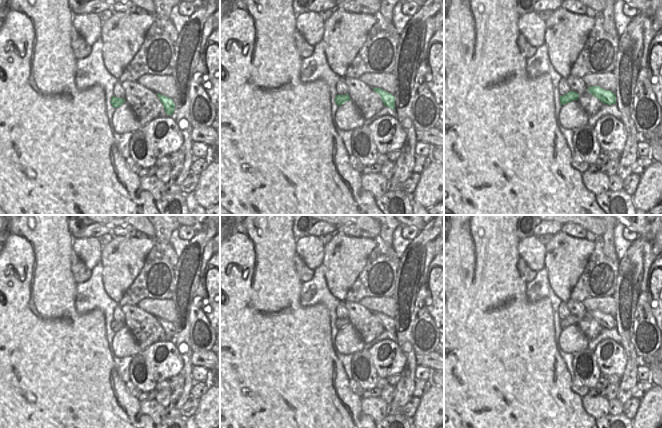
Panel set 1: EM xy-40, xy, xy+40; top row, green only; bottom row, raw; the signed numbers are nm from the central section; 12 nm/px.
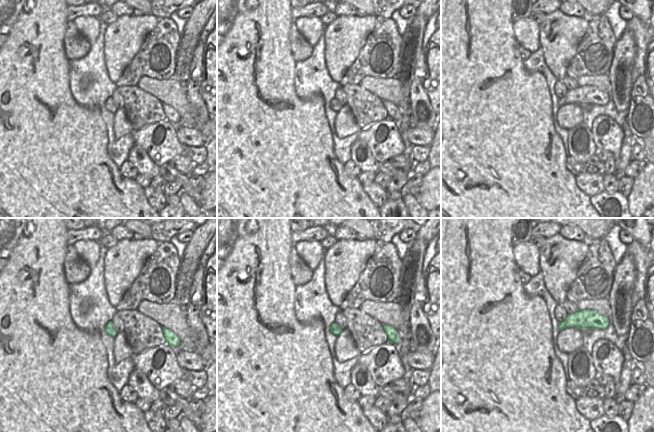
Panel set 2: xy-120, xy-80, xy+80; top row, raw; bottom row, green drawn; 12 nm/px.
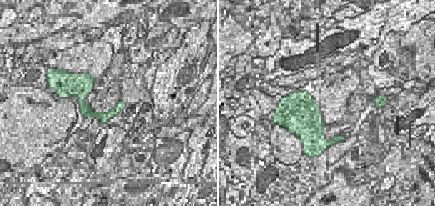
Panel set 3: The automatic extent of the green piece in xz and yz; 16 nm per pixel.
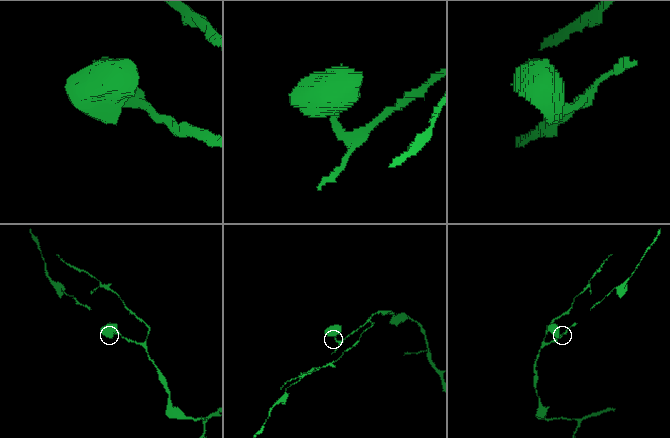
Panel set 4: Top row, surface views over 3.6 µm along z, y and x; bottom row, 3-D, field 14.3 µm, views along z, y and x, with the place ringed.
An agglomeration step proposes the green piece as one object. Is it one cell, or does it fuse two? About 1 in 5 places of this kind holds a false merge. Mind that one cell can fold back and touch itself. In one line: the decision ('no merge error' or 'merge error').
no merge error

